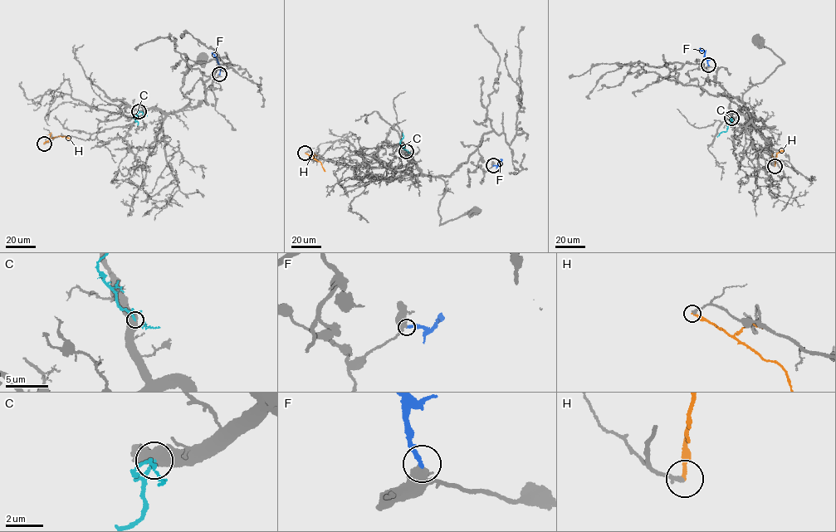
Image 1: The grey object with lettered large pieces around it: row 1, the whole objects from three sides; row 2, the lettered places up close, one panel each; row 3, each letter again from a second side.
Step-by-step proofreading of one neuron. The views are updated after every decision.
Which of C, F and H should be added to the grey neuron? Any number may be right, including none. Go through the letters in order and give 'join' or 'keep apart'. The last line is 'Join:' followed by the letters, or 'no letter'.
C: join
F: keep apart
H: keep apart
Join: C

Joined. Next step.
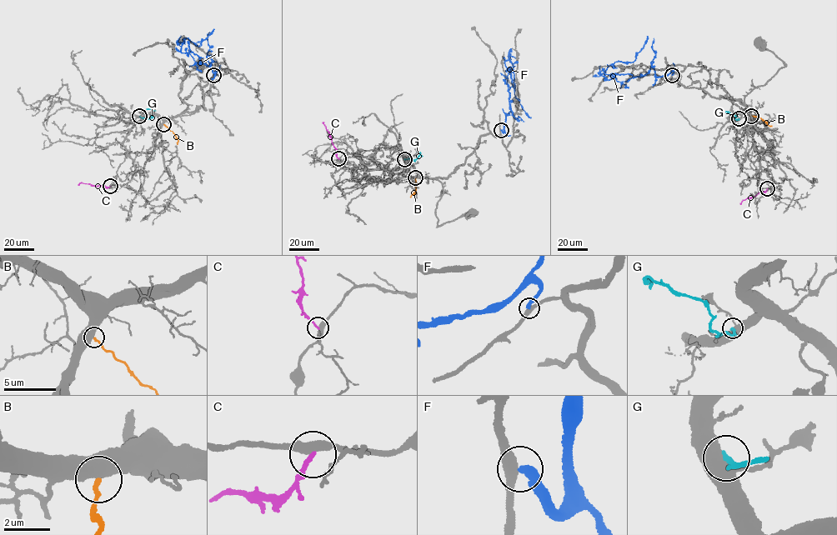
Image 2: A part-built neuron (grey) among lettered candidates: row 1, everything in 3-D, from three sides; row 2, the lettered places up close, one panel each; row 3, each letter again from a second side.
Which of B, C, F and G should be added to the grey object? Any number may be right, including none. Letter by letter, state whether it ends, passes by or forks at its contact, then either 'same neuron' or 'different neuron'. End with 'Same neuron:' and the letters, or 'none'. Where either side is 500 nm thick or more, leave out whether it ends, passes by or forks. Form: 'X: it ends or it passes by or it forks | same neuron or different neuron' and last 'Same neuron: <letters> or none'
B: same neuron
C: it ends | different neuron
F: it ends | different neuron
G: it ends | different neuron
Same neuron: B

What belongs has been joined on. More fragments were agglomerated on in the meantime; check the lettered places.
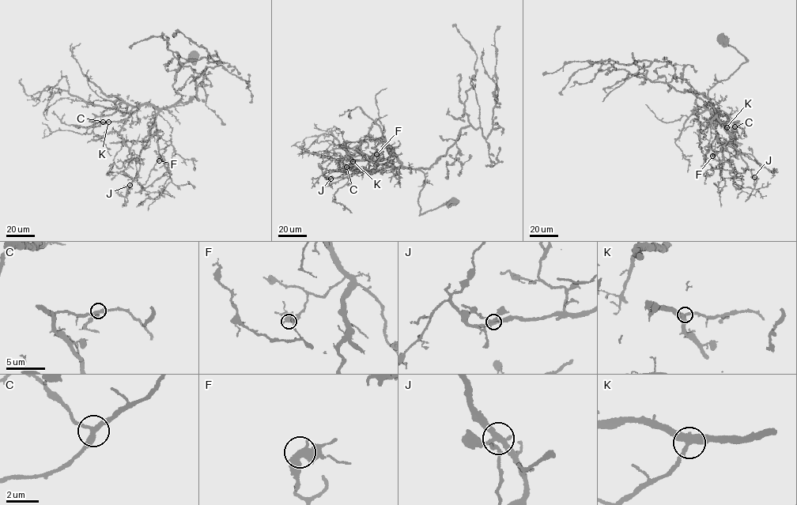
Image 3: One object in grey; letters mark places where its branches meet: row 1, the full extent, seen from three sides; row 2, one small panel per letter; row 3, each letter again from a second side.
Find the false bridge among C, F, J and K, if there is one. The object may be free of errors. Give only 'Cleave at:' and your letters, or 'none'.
Cleave at: none

